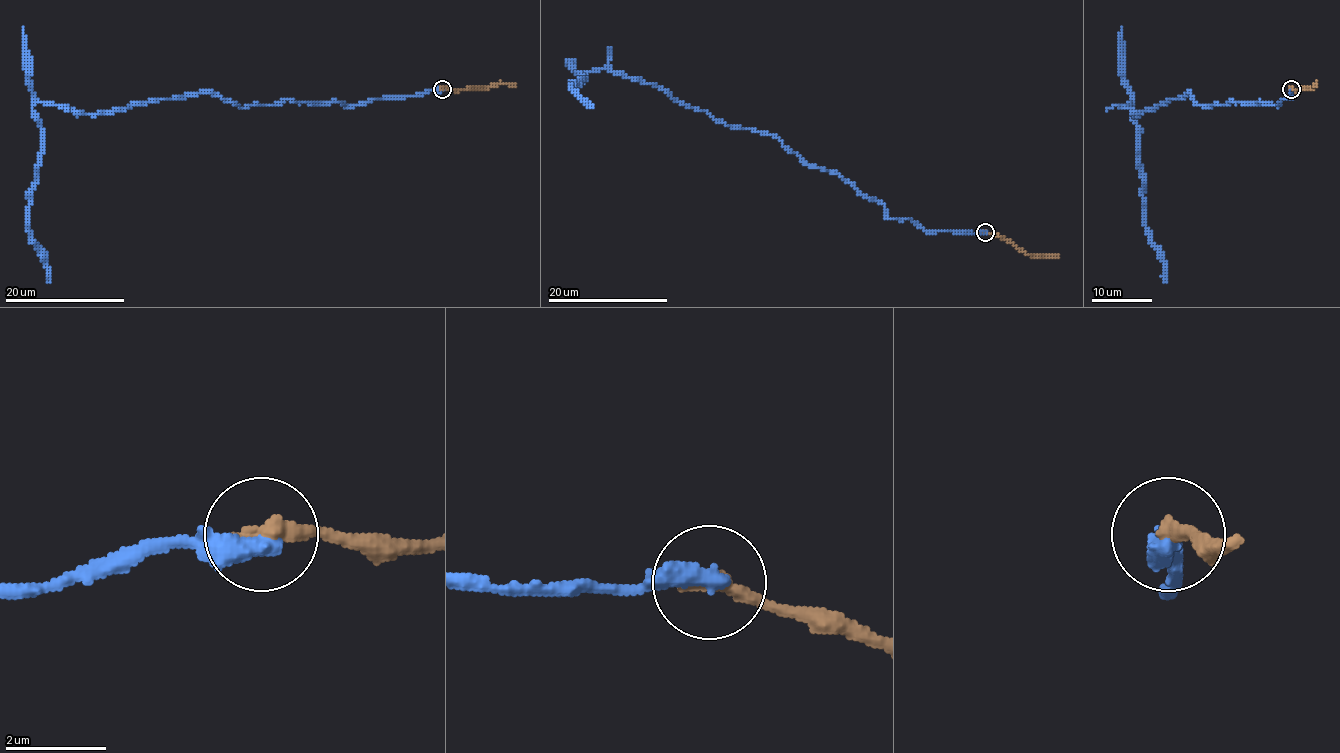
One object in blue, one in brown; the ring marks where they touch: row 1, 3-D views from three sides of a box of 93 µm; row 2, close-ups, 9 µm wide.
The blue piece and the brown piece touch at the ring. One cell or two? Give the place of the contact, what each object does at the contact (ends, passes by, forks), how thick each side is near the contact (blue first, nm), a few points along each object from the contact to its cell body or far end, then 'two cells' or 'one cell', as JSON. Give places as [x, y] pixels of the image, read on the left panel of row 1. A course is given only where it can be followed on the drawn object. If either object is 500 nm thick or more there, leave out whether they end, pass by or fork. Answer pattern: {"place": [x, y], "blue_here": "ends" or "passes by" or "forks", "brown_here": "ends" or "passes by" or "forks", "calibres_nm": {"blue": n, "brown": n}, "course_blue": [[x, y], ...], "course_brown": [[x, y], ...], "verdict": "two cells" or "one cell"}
{"place": [442, 89], "blue_here": "ends", "brown_here": "ends", "calibres_nm": {"blue": 480, "brown": 360}, "course_blue": [[442, 89], [346, 105], [238, 107], [186, 93], [96, 114], [37, 102], [41, 158], [28, 229], [50, 281]], "course_brown": [[442, 89], [480, 89], [494, 84], [513, 84], [516, 87]], "verdict": "one cell"}

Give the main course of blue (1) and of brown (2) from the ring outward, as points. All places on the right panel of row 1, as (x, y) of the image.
1: (1290, 89), (1278, 105), (1202, 107), (1188, 92), (1139, 114), (1128, 105), (1145, 229), (1166, 281)
2: (1290, 89), (1311, 89), (1316, 84), (1317, 87)

